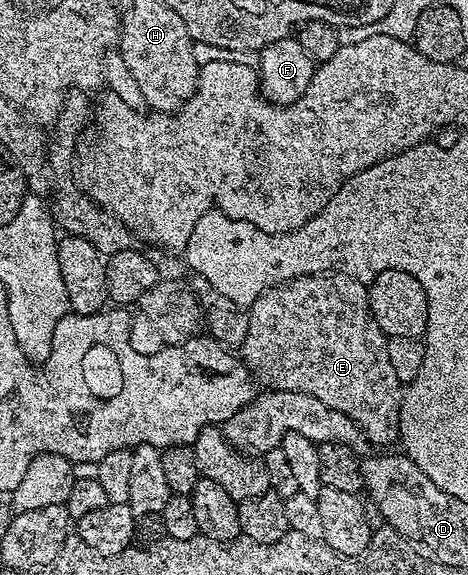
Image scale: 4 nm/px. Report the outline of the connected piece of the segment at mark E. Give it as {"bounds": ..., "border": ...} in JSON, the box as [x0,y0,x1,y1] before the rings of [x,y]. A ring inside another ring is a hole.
{"bounds":[240,273,404,448],"border":[[[335,273],[333,276],[311,276],[308,278],[293,278],[291,282],[283,282],[281,286],[274,286],[265,290],[248,308],[248,336],[244,336],[244,344],[240,348],[240,357],[246,363],[250,373],[254,375],[263,387],[270,390],[299,390],[305,394],[316,396],[320,404],[348,416],[356,423],[359,430],[367,439],[379,442],[382,448],[386,448],[390,441],[397,439],[402,424],[402,395],[404,383],[398,379],[388,357],[388,344],[386,333],[376,324],[376,320],[370,314],[370,291],[367,283],[357,282],[354,278],[348,278],[344,274]]]}

